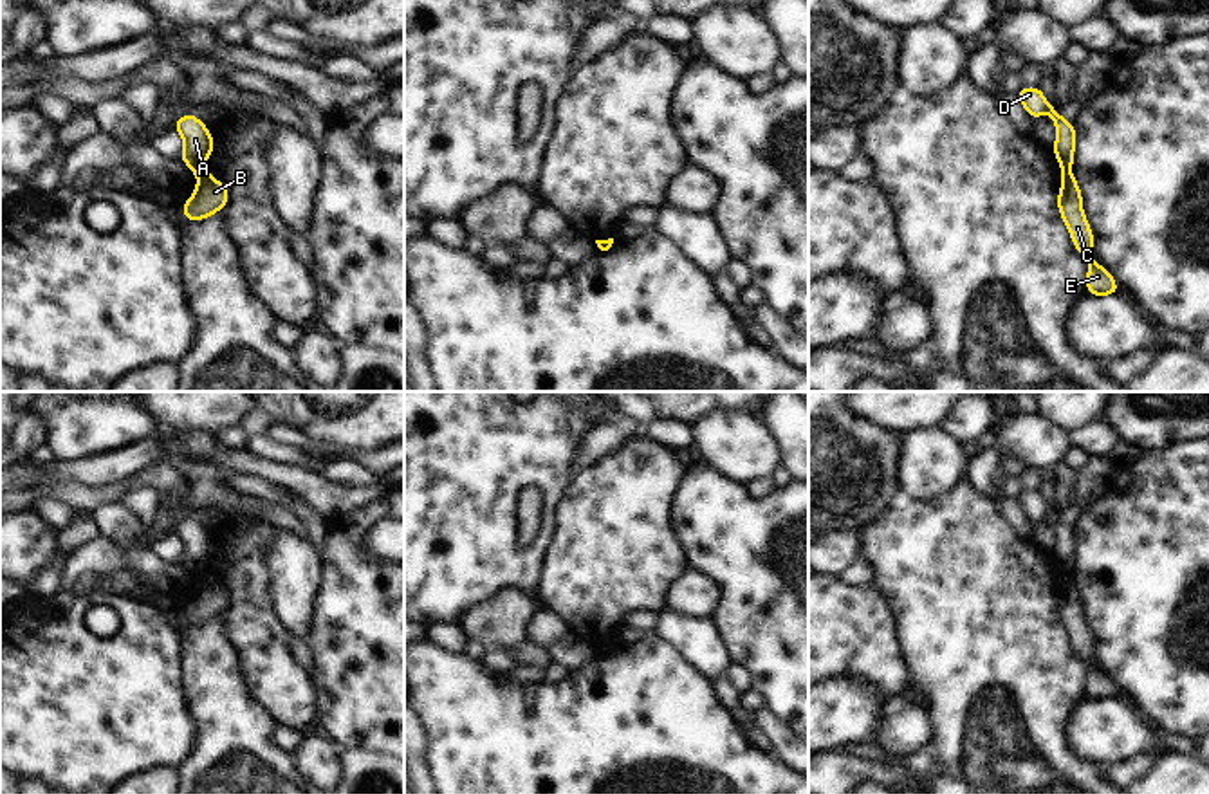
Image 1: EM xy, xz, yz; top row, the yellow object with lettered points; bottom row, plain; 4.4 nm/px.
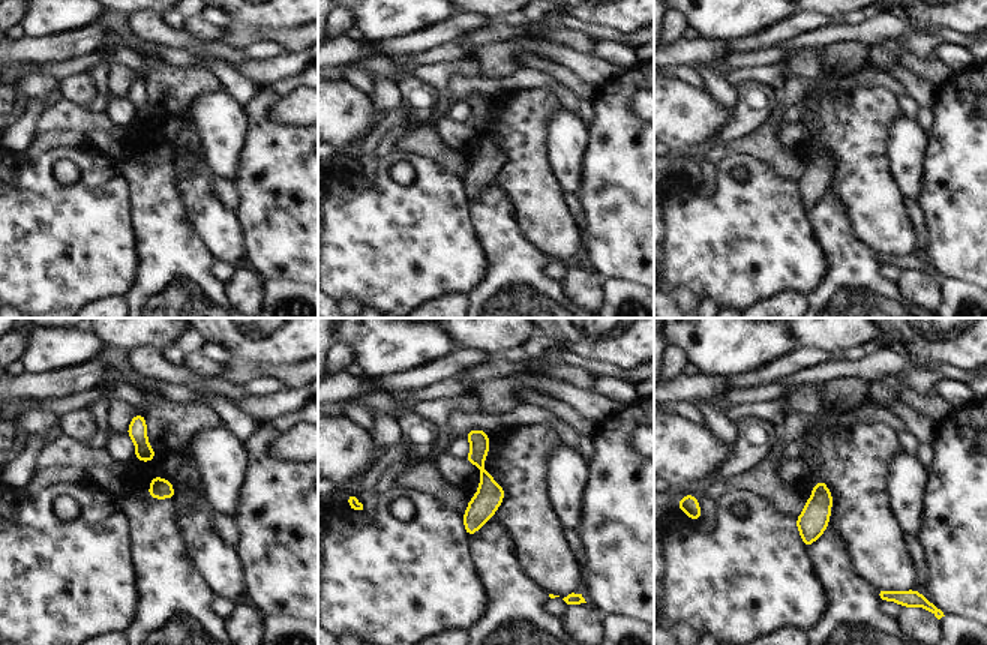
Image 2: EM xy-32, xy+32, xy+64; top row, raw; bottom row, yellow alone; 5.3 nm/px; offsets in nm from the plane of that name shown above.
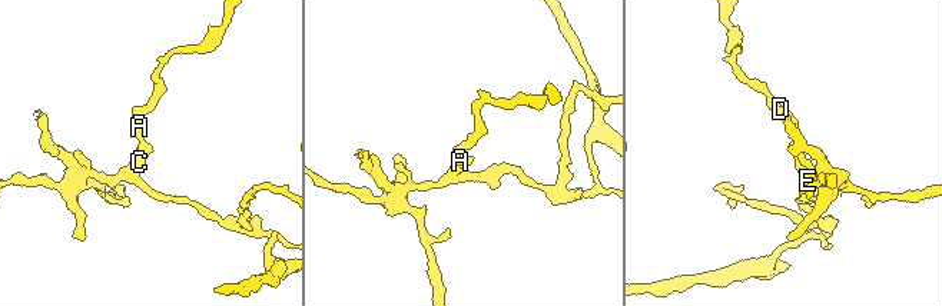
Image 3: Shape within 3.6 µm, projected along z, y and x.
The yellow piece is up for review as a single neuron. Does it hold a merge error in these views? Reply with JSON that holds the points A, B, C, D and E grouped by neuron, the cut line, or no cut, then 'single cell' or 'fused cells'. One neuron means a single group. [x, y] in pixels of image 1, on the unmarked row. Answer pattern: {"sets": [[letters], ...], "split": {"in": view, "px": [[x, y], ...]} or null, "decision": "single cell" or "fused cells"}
{"sets": [["A", "D"], ["B", "C", "E"]], "split": {"in": "xy", "px": [[203, 569], [193, 576]]}, "decision": "fused cells"}

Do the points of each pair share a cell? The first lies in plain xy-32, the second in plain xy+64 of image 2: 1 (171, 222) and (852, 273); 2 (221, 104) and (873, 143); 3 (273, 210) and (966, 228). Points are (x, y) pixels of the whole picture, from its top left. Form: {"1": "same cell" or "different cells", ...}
{"1": "same cell", "2": "different cells", "3": "same cell"}

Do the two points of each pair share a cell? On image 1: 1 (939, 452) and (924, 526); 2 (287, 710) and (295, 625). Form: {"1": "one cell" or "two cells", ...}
{"1": "two cells", "2": "two cells"}

